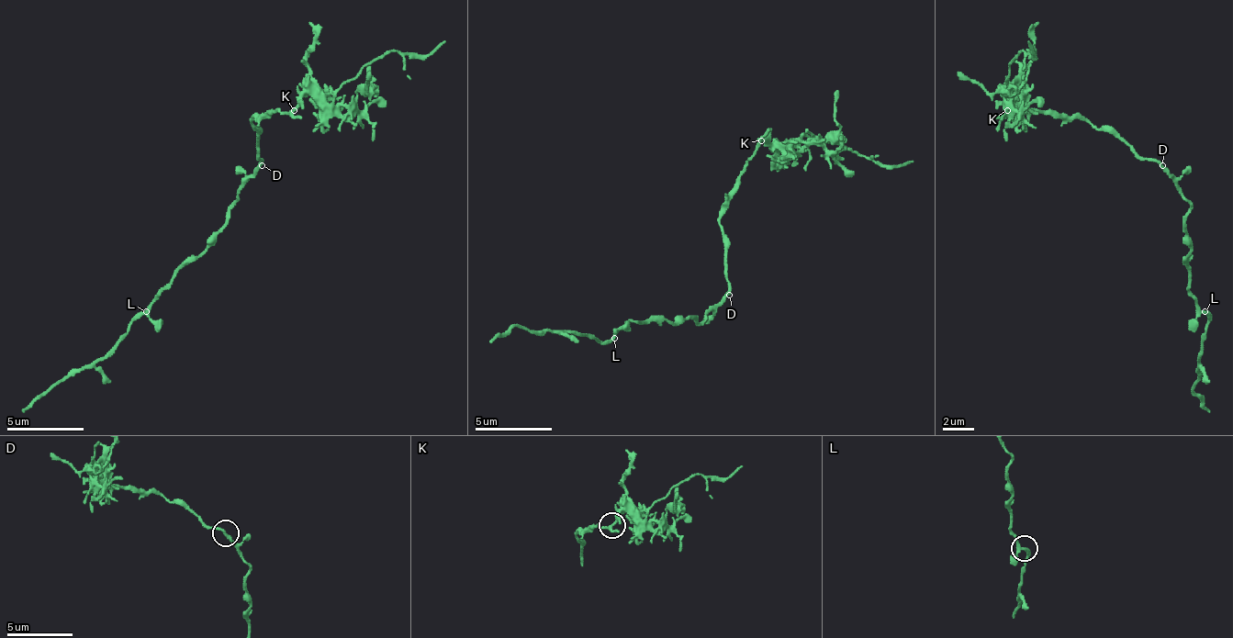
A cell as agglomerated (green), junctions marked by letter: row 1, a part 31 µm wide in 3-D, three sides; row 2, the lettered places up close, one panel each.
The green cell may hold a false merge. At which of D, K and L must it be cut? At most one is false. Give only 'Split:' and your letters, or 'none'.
Split: K

